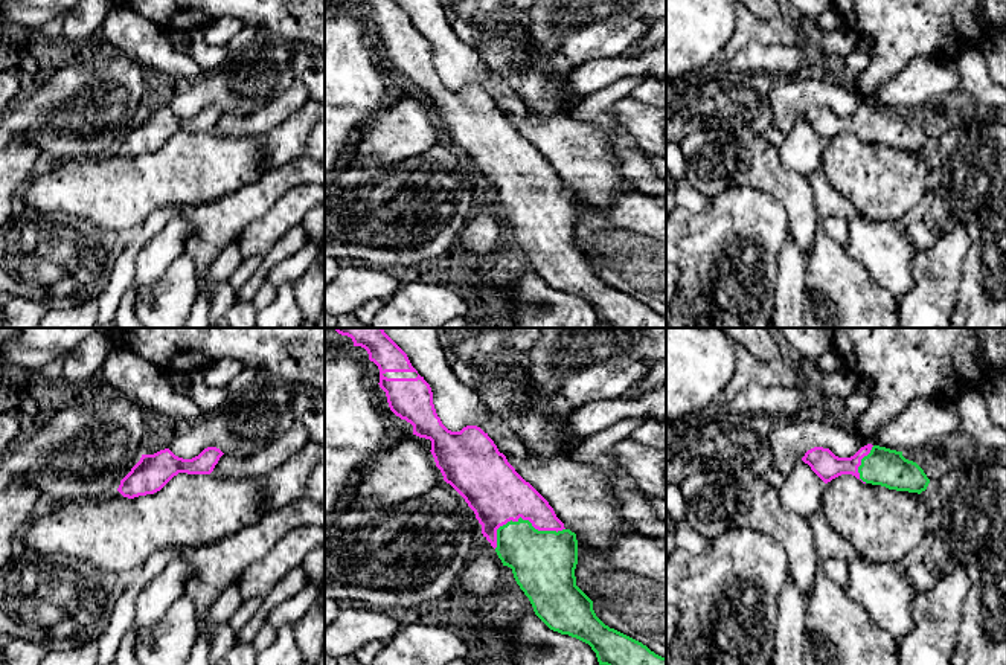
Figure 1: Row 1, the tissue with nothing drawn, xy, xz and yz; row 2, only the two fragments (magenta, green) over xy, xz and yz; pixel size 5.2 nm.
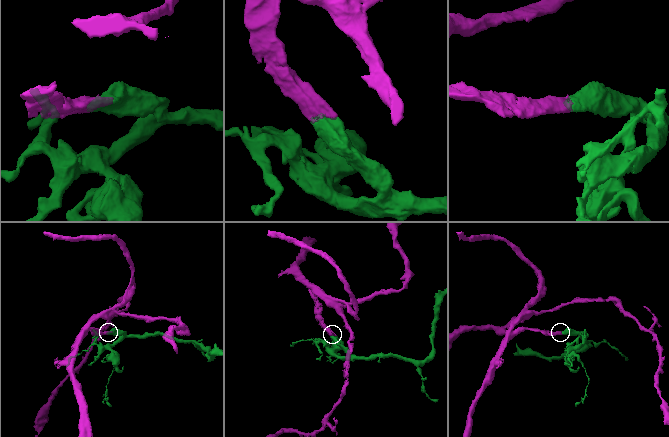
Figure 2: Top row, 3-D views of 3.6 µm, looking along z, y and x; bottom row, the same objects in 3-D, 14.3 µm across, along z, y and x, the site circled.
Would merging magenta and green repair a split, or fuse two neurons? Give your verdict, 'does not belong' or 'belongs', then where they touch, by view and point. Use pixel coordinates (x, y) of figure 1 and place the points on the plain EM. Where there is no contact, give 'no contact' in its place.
belongs; meets magenta in xz at (522, 176)

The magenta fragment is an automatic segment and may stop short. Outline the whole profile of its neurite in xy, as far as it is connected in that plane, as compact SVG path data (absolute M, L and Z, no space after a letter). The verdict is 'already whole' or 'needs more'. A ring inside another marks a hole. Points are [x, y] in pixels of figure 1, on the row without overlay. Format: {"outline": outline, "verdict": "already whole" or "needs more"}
{"outline": "M207 105L192 117L178 116L169 107L142 113L140 119L120 139L117 149L128 157L154 153L178 131L210 133L223 113L216 105Z", "verdict": "already whole"}

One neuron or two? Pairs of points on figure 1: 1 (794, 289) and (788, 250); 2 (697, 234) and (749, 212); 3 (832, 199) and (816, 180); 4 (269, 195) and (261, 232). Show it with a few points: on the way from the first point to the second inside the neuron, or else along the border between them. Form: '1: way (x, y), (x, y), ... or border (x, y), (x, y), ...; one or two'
1: way (791, 279), (790, 260); one
2: way (709, 234), (727, 234), (736, 224); one
3: way (828, 194), (820, 185); one
4: border (291, 188), (238, 235); two

